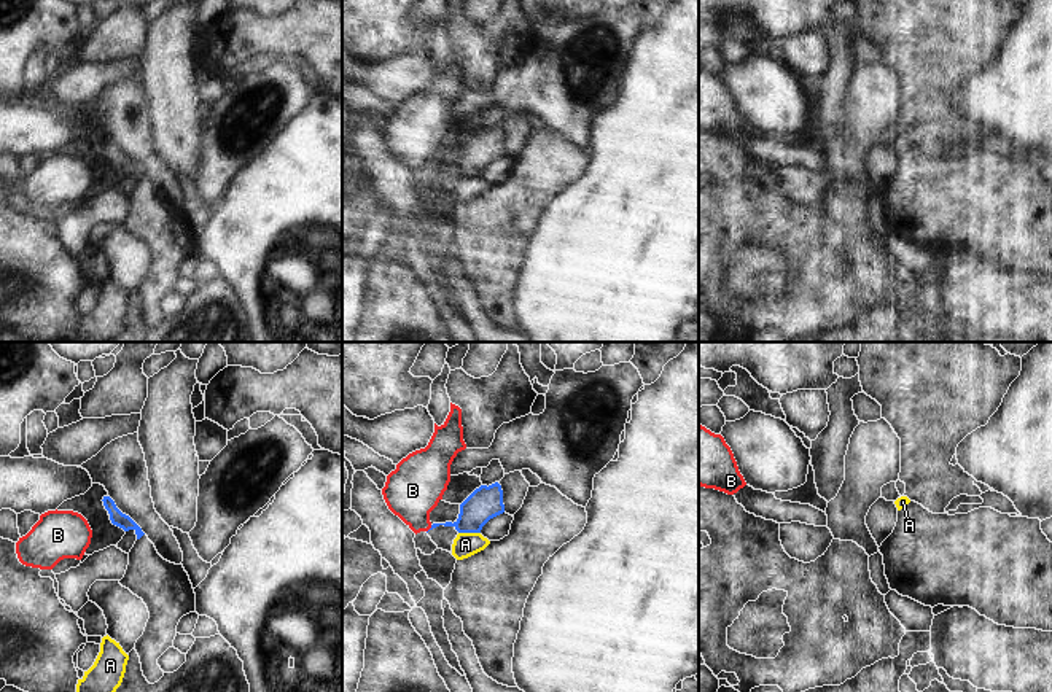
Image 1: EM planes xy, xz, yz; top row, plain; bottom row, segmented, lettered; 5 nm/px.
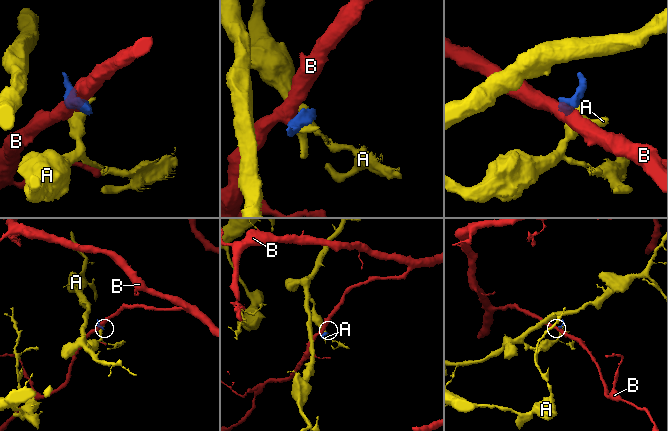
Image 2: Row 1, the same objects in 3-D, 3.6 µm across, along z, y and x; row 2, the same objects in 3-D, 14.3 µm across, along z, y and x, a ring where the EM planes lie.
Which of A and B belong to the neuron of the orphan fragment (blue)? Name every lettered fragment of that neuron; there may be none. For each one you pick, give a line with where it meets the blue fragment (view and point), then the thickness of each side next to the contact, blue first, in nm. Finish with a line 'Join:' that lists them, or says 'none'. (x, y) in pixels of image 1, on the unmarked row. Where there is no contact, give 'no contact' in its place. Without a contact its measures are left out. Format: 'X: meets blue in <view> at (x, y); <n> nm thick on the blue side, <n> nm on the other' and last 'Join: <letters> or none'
Join: none

